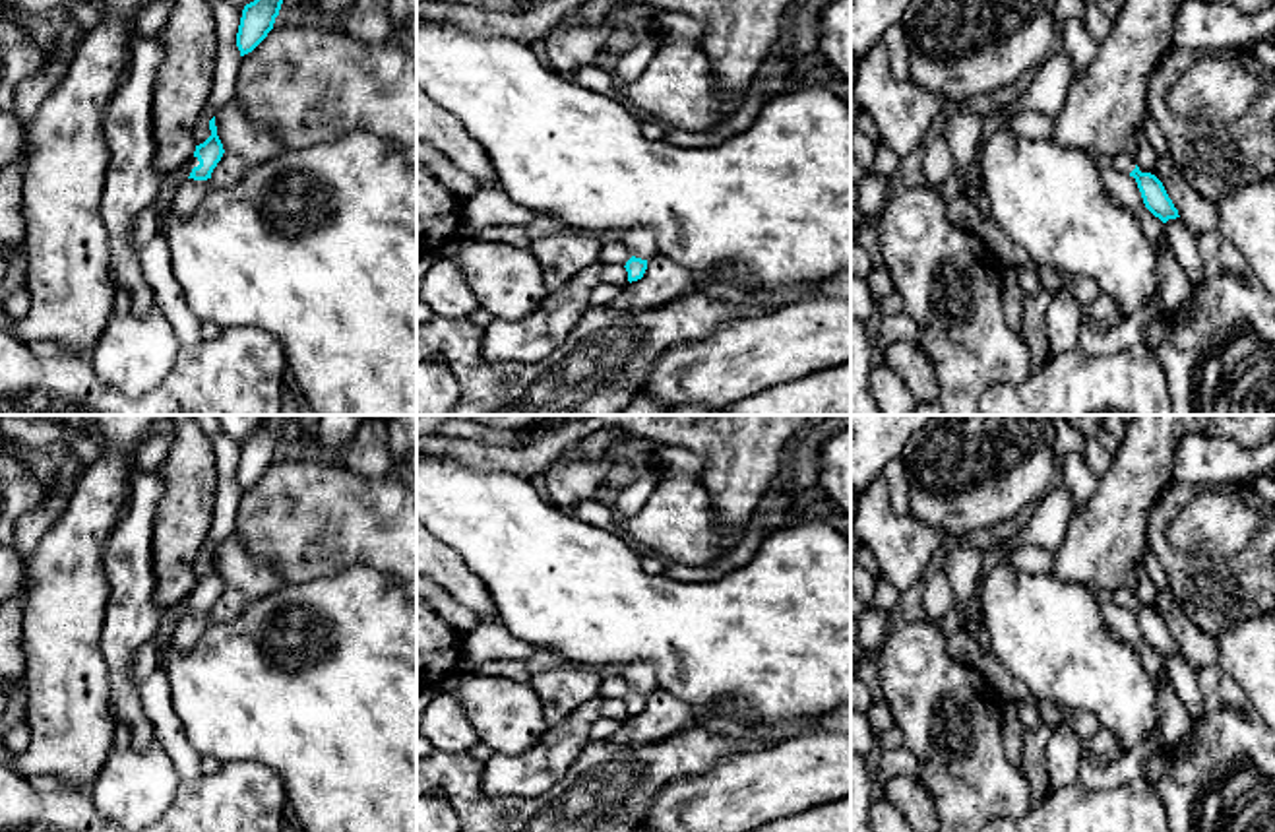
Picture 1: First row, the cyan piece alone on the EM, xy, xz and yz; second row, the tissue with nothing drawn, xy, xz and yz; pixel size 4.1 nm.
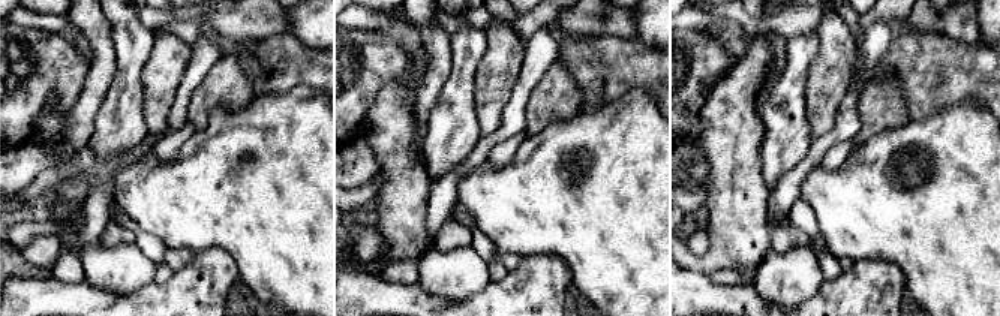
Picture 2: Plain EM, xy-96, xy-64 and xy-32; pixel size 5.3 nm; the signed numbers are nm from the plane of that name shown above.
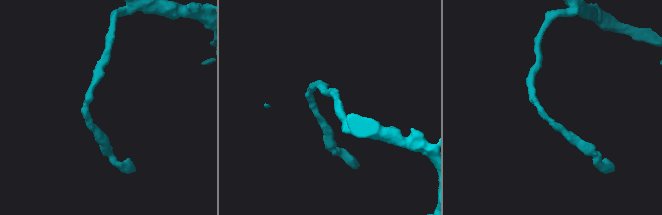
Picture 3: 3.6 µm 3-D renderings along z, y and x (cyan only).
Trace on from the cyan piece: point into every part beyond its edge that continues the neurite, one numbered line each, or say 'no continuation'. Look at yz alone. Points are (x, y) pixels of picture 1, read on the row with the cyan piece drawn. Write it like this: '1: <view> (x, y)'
1: yz (1124, 163)

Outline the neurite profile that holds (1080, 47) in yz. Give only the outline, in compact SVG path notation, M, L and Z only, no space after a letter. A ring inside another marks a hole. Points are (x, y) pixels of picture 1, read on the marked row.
M1068 19L1060 27L1062 50L1072 60L1073 78L1087 70L1099 52L1099 43L1089 35L1079 19Z

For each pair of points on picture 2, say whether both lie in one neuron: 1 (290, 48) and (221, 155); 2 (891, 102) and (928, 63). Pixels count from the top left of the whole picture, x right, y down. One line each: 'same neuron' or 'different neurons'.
1: different neurons
2: different neurons

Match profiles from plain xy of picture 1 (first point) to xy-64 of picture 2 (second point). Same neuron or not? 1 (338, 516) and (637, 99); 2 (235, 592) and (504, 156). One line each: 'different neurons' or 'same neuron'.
1: different neurons
2: different neurons

